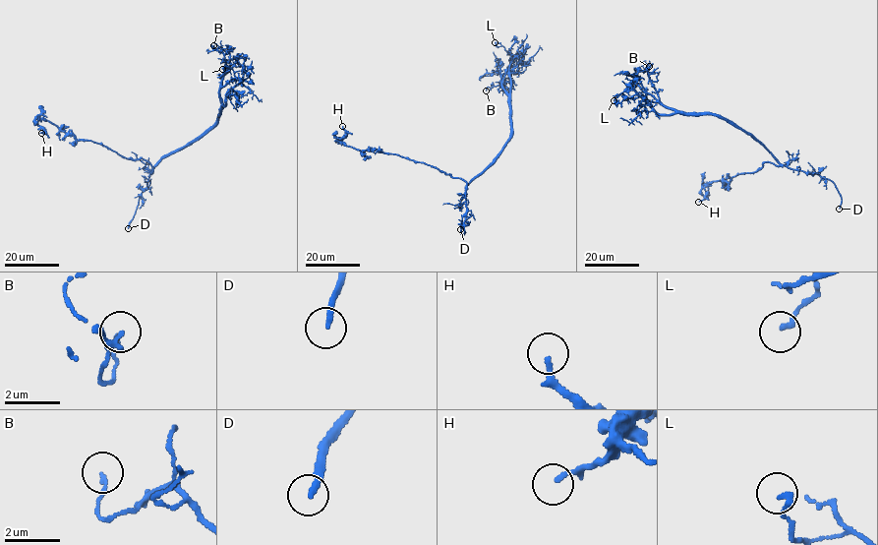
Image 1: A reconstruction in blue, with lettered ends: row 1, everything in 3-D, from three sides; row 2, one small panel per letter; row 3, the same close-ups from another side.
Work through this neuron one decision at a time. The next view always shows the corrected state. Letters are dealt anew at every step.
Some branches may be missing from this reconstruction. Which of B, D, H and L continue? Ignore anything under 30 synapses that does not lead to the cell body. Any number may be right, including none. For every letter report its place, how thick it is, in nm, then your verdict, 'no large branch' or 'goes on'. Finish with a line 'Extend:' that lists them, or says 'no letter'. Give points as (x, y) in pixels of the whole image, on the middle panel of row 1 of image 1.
B: place (486, 90); calibre 120 nm; no large branch
D: place (460, 229); calibre 220 nm; goes on
H: place (342, 126); calibre 180 nm; no large branch
L: place (495, 42); calibre 200 nm; no large branch
Extend: D

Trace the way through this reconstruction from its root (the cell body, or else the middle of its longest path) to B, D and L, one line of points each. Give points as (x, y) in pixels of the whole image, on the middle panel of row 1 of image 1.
B: (475, 176), (493, 161), (510, 132), (510, 94), (501, 86), (505, 82), (488, 87), (486, 90)
D: (475, 176), (466, 186), (464, 233), (460, 229)
L: (475, 176), (493, 161), (510, 132), (510, 94), (504, 90), (502, 79), (512, 53), (495, 42)

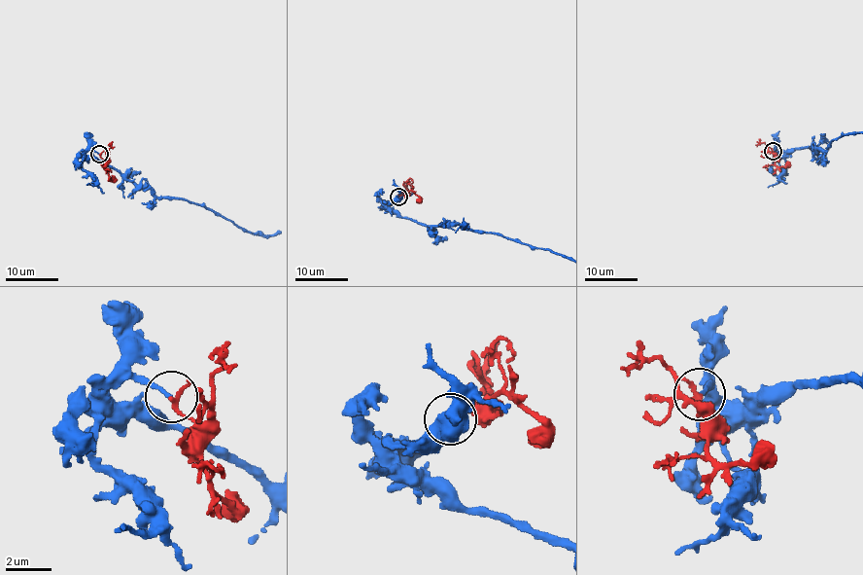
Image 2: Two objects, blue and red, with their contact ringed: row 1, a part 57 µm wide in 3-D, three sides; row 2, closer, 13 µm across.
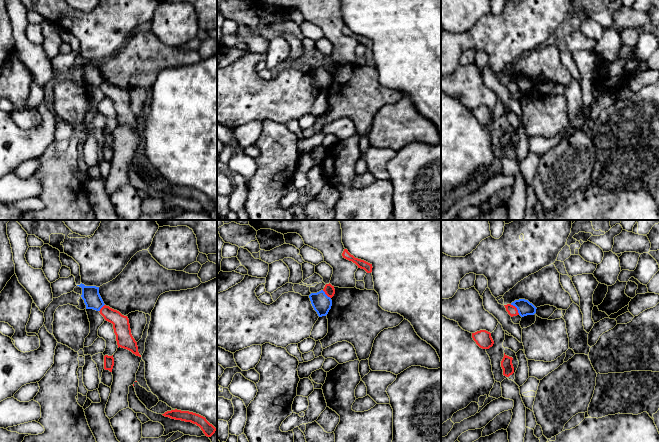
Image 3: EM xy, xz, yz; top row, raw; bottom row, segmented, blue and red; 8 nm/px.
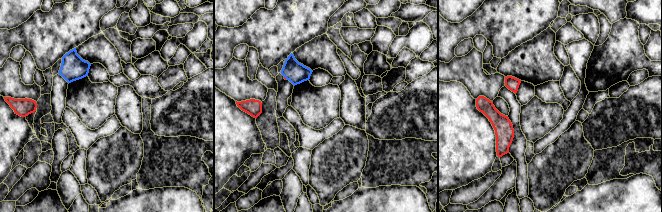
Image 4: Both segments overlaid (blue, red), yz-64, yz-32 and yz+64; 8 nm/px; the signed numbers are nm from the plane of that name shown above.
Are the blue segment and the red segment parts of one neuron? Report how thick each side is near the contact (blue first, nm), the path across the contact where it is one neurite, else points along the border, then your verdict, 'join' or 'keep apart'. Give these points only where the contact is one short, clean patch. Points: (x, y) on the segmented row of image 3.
120 nm thick on the blue side, 80 nm on the other; border along yz (510, 304), (516, 308), (519, 314); keep apart

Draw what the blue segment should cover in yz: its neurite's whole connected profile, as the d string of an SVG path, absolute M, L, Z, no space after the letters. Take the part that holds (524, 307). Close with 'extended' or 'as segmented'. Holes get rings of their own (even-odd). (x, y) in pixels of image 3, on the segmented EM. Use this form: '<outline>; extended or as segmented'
M525 299L515 300L514 302L511 303L511 305L517 308L518 313L521 317L527 315L534 315L537 309L532 303Z; as segmented

